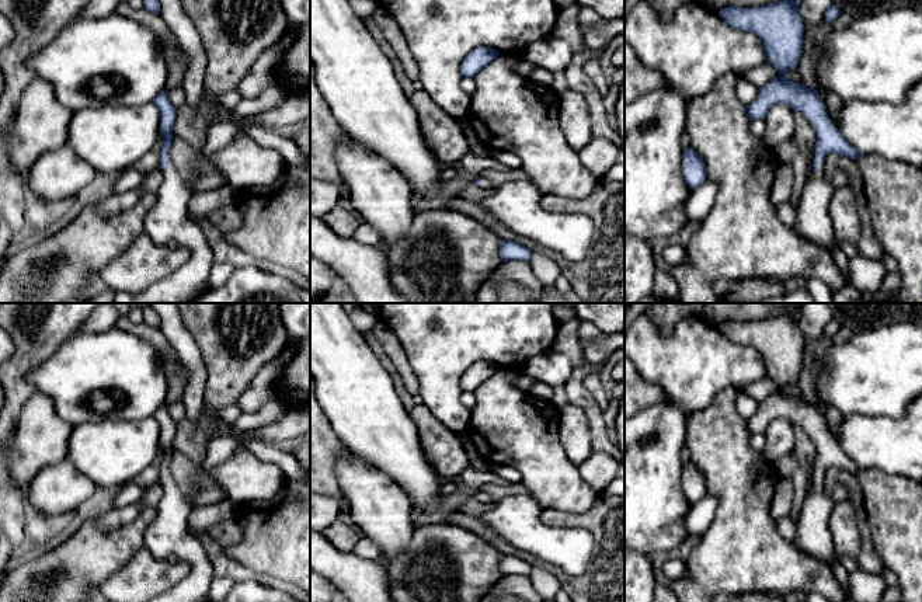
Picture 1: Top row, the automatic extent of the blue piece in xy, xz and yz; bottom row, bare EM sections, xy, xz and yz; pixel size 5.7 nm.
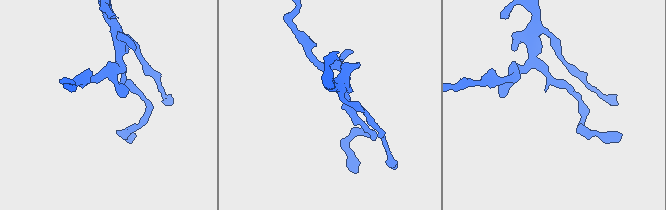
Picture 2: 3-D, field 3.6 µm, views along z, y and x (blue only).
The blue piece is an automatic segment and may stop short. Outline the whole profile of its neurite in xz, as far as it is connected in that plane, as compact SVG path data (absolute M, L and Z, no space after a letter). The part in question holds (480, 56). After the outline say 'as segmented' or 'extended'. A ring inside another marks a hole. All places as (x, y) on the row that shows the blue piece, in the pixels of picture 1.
M477 46L474 48L462 62L460 74L462 77L474 77L484 66L493 62L500 55L498 51Z | as segmented

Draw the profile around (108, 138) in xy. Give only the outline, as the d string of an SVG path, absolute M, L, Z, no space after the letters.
M153 102L139 107L102 105L74 111L66 145L90 164L100 180L111 180L143 157L160 138L160 111Z

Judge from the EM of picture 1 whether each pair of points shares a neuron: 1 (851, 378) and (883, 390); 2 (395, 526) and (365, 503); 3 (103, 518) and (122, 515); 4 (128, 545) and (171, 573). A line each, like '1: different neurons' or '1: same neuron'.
1: same neuron
2: same neuron
3: same neuron
4: different neurons

